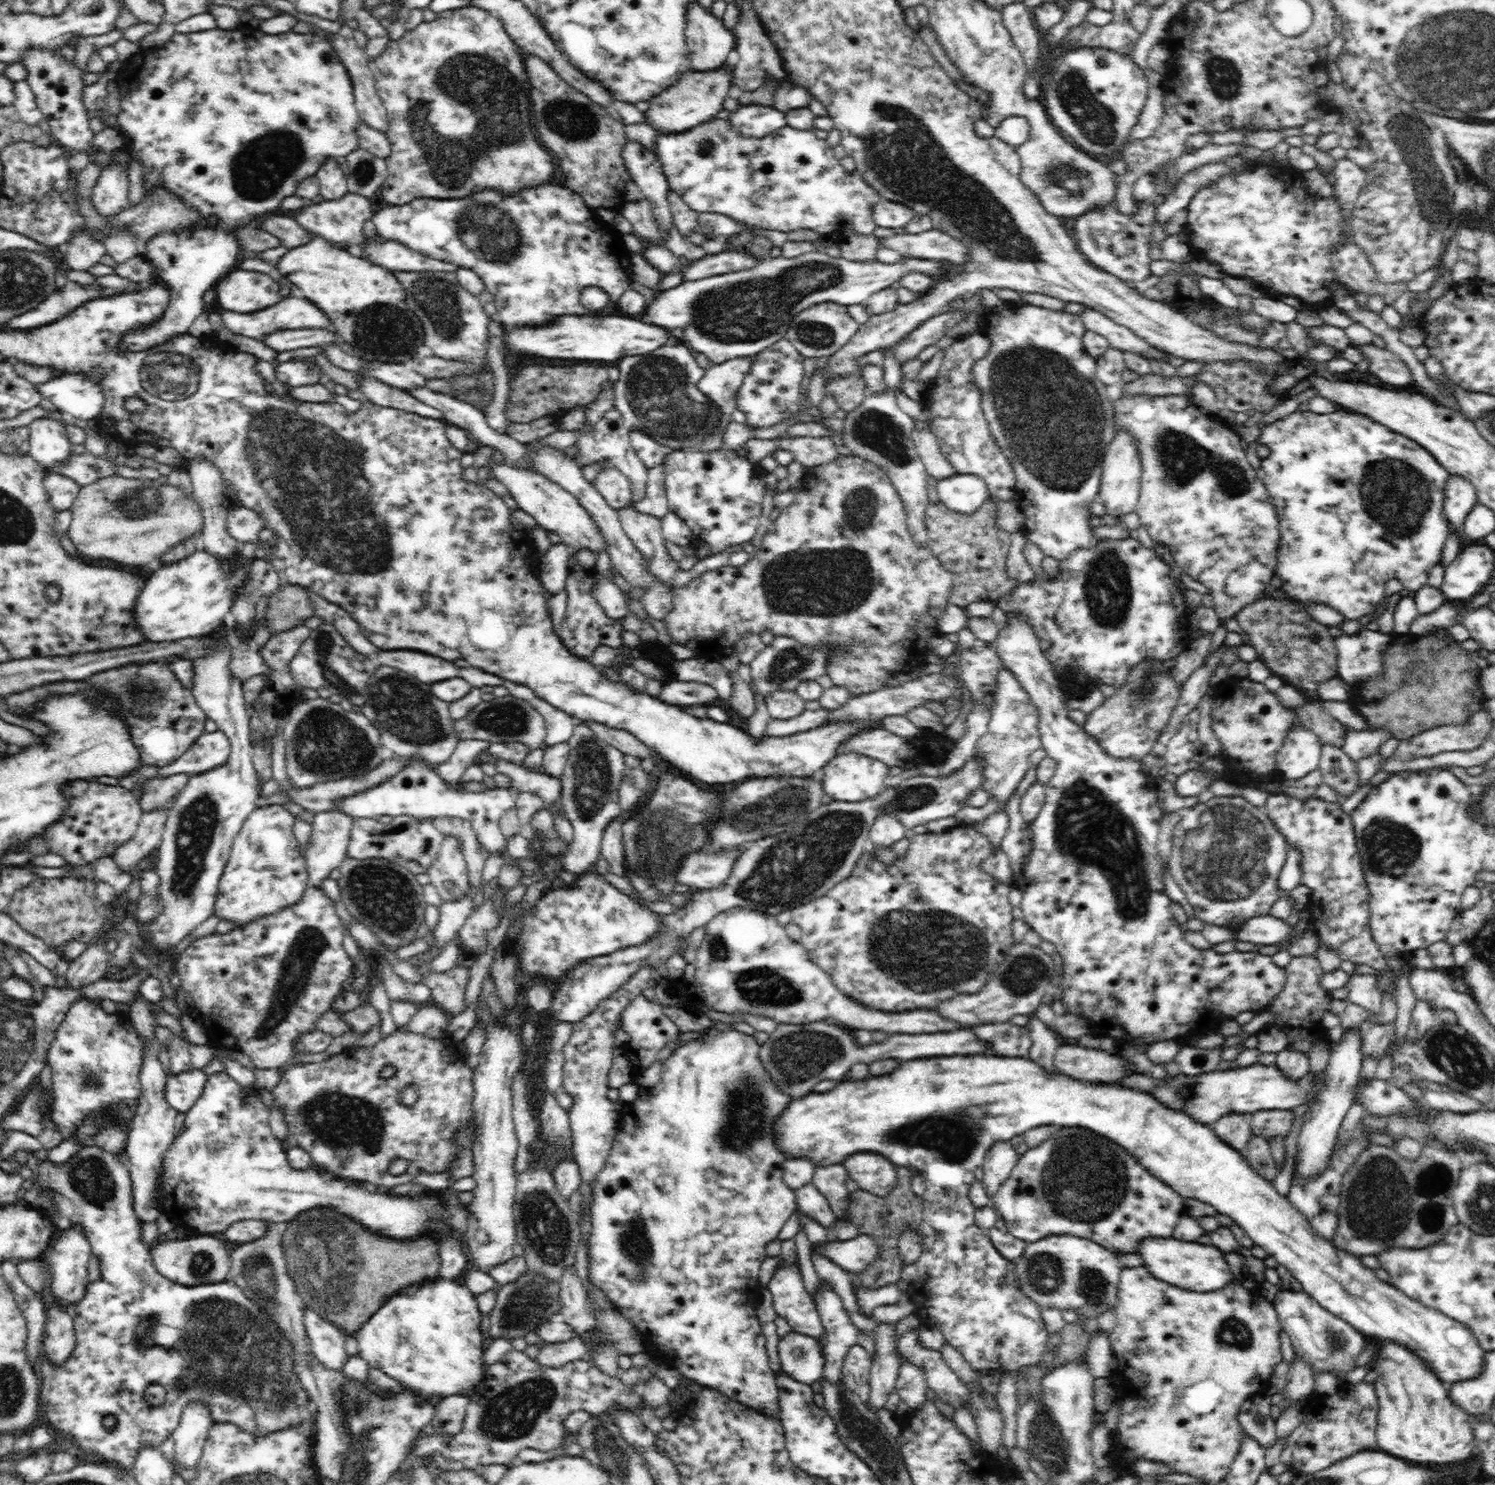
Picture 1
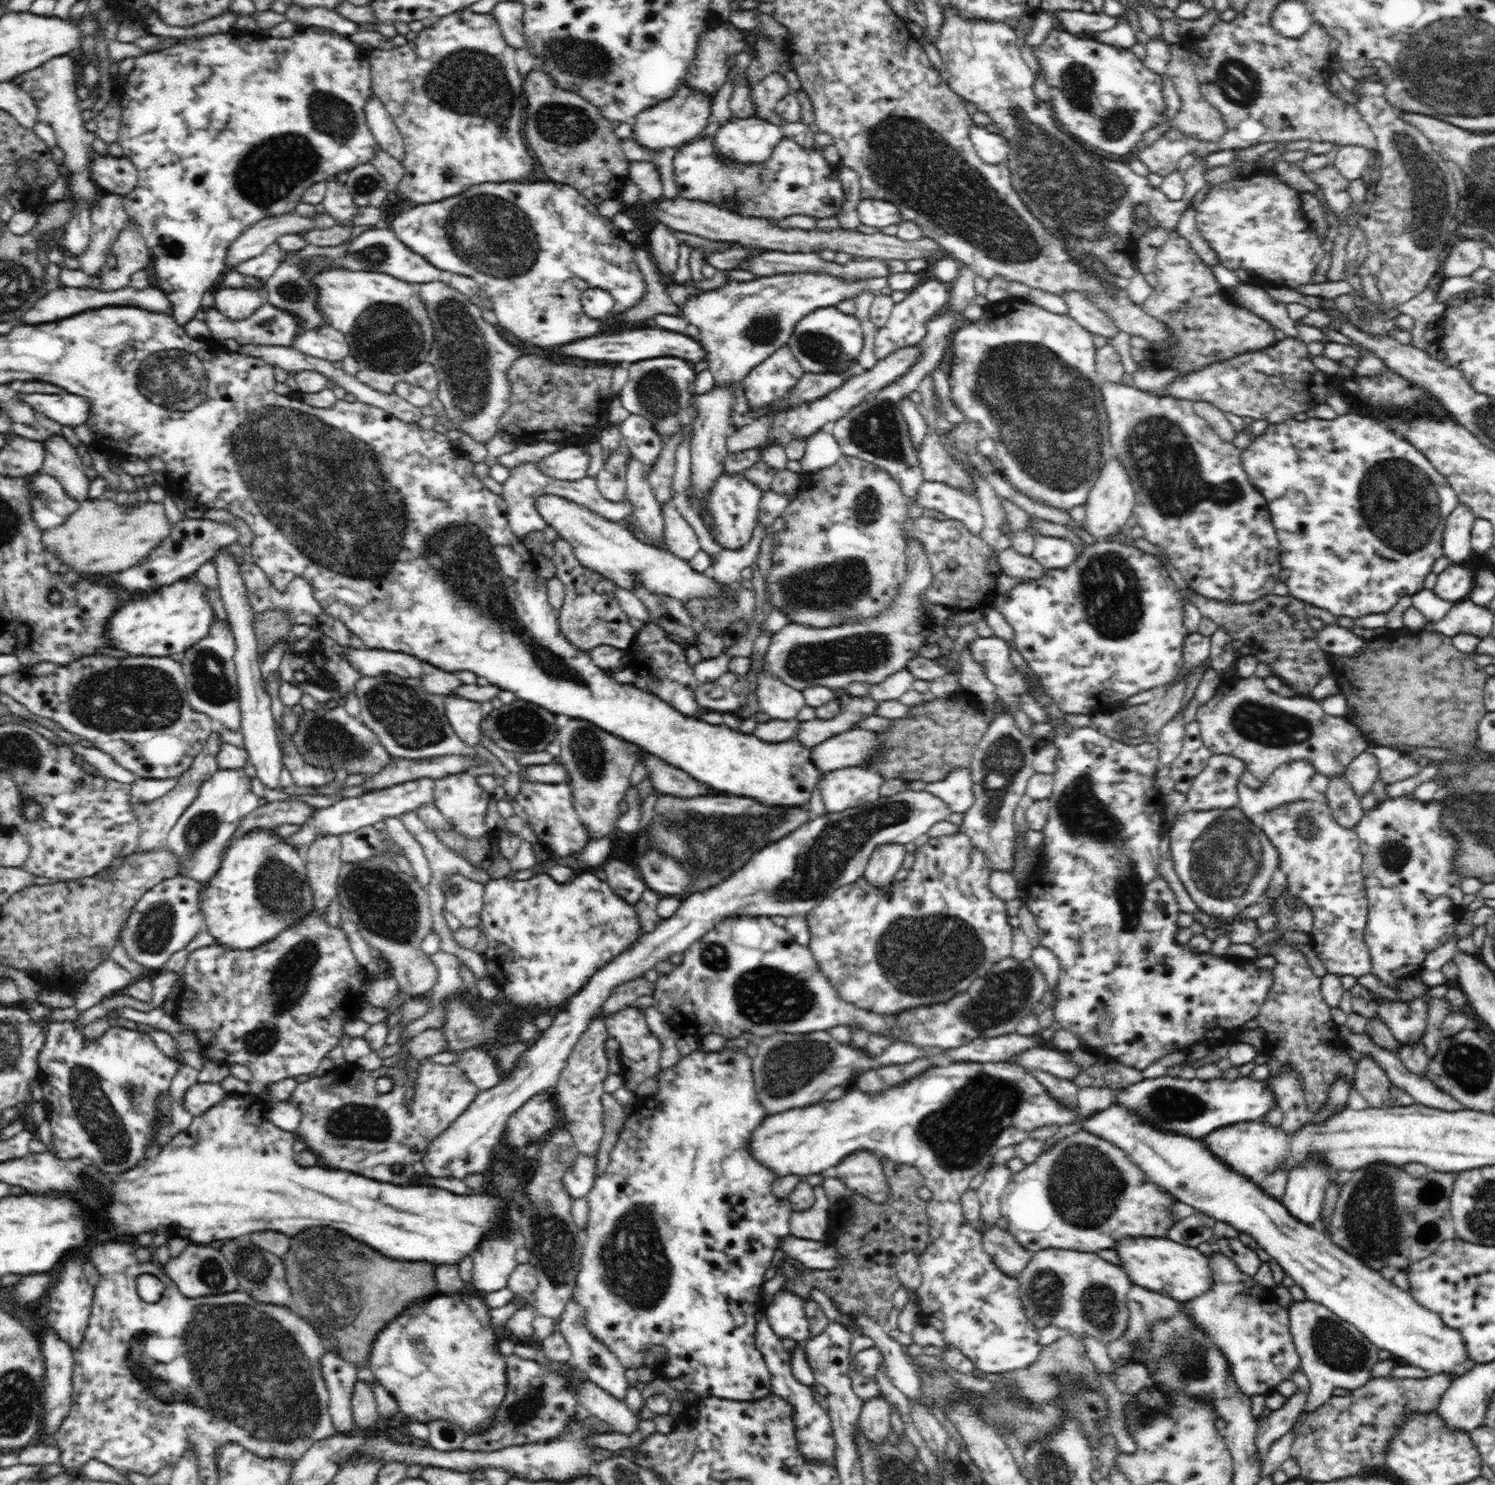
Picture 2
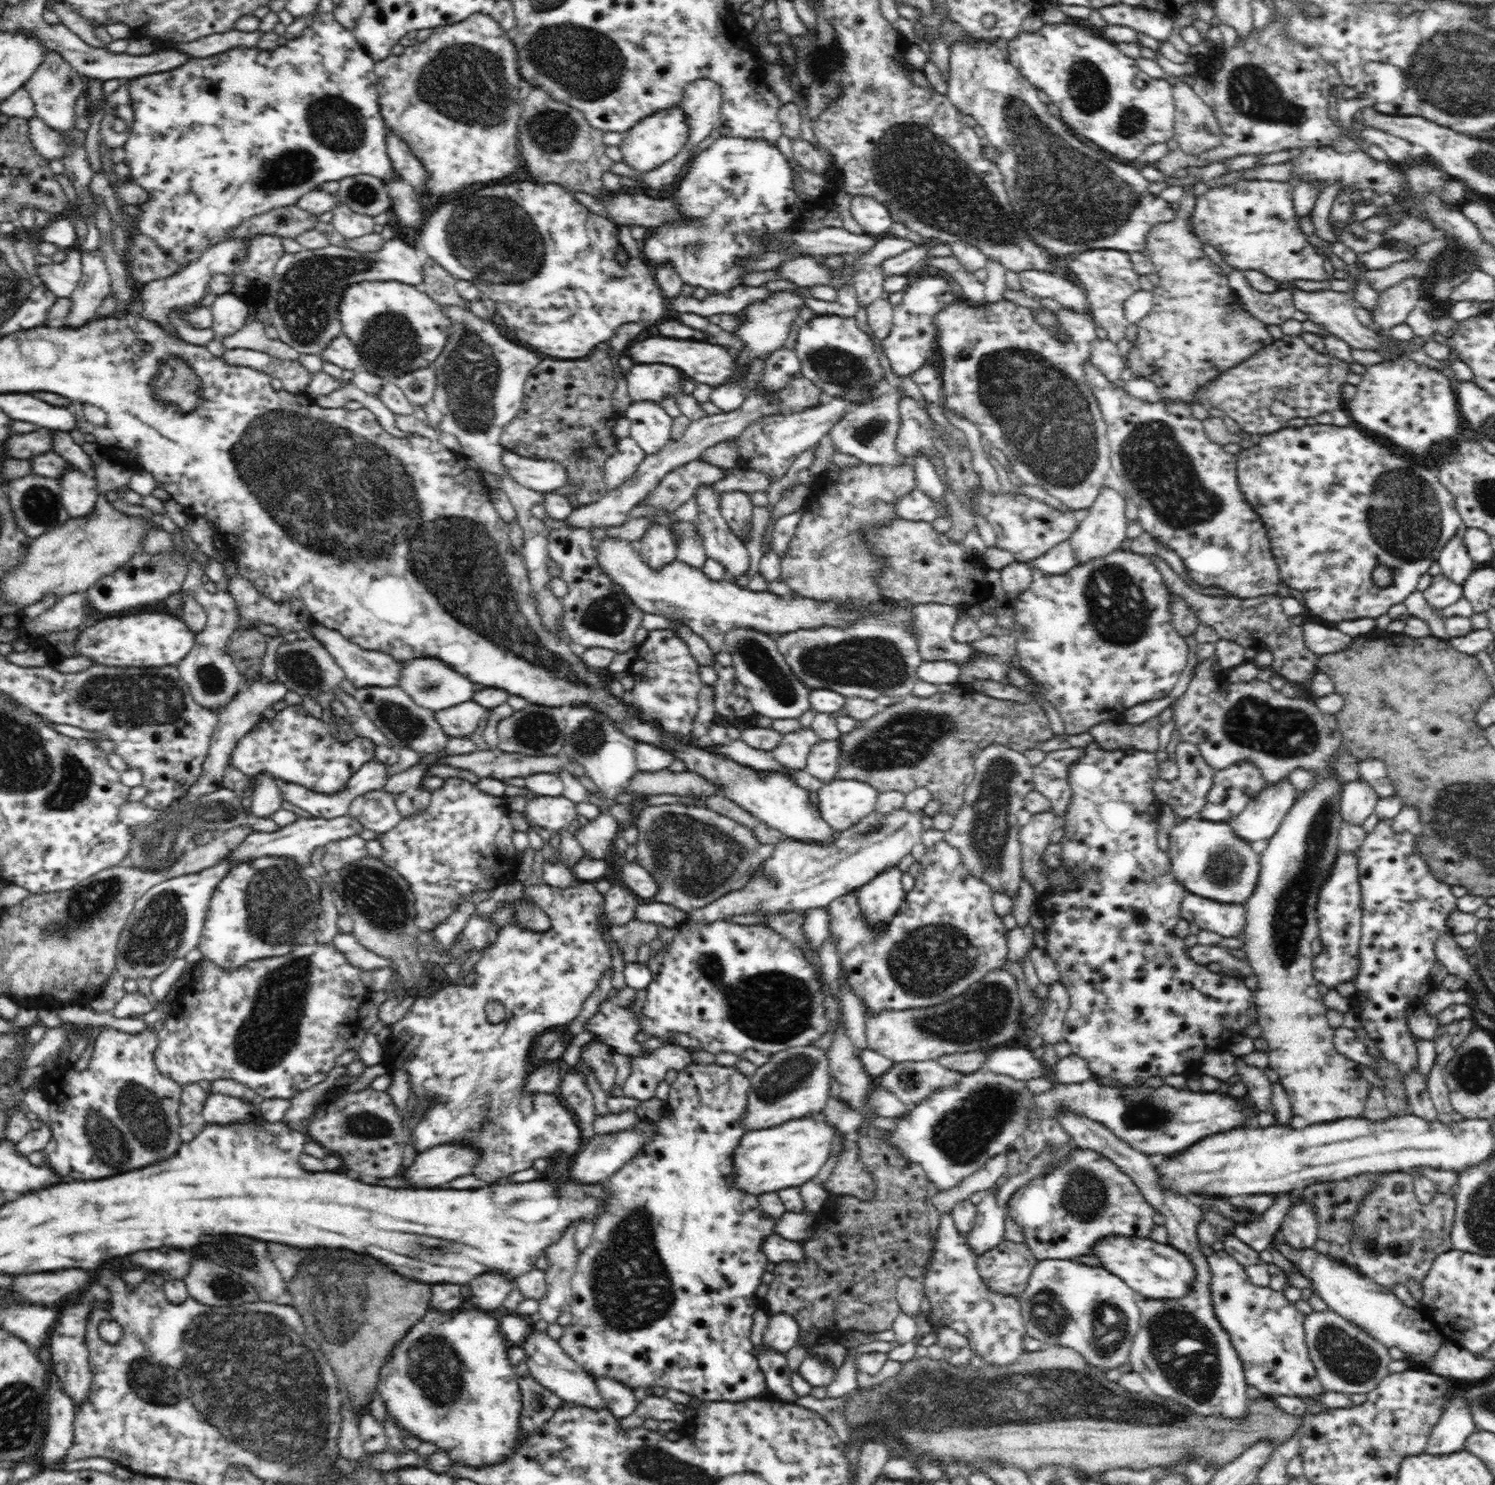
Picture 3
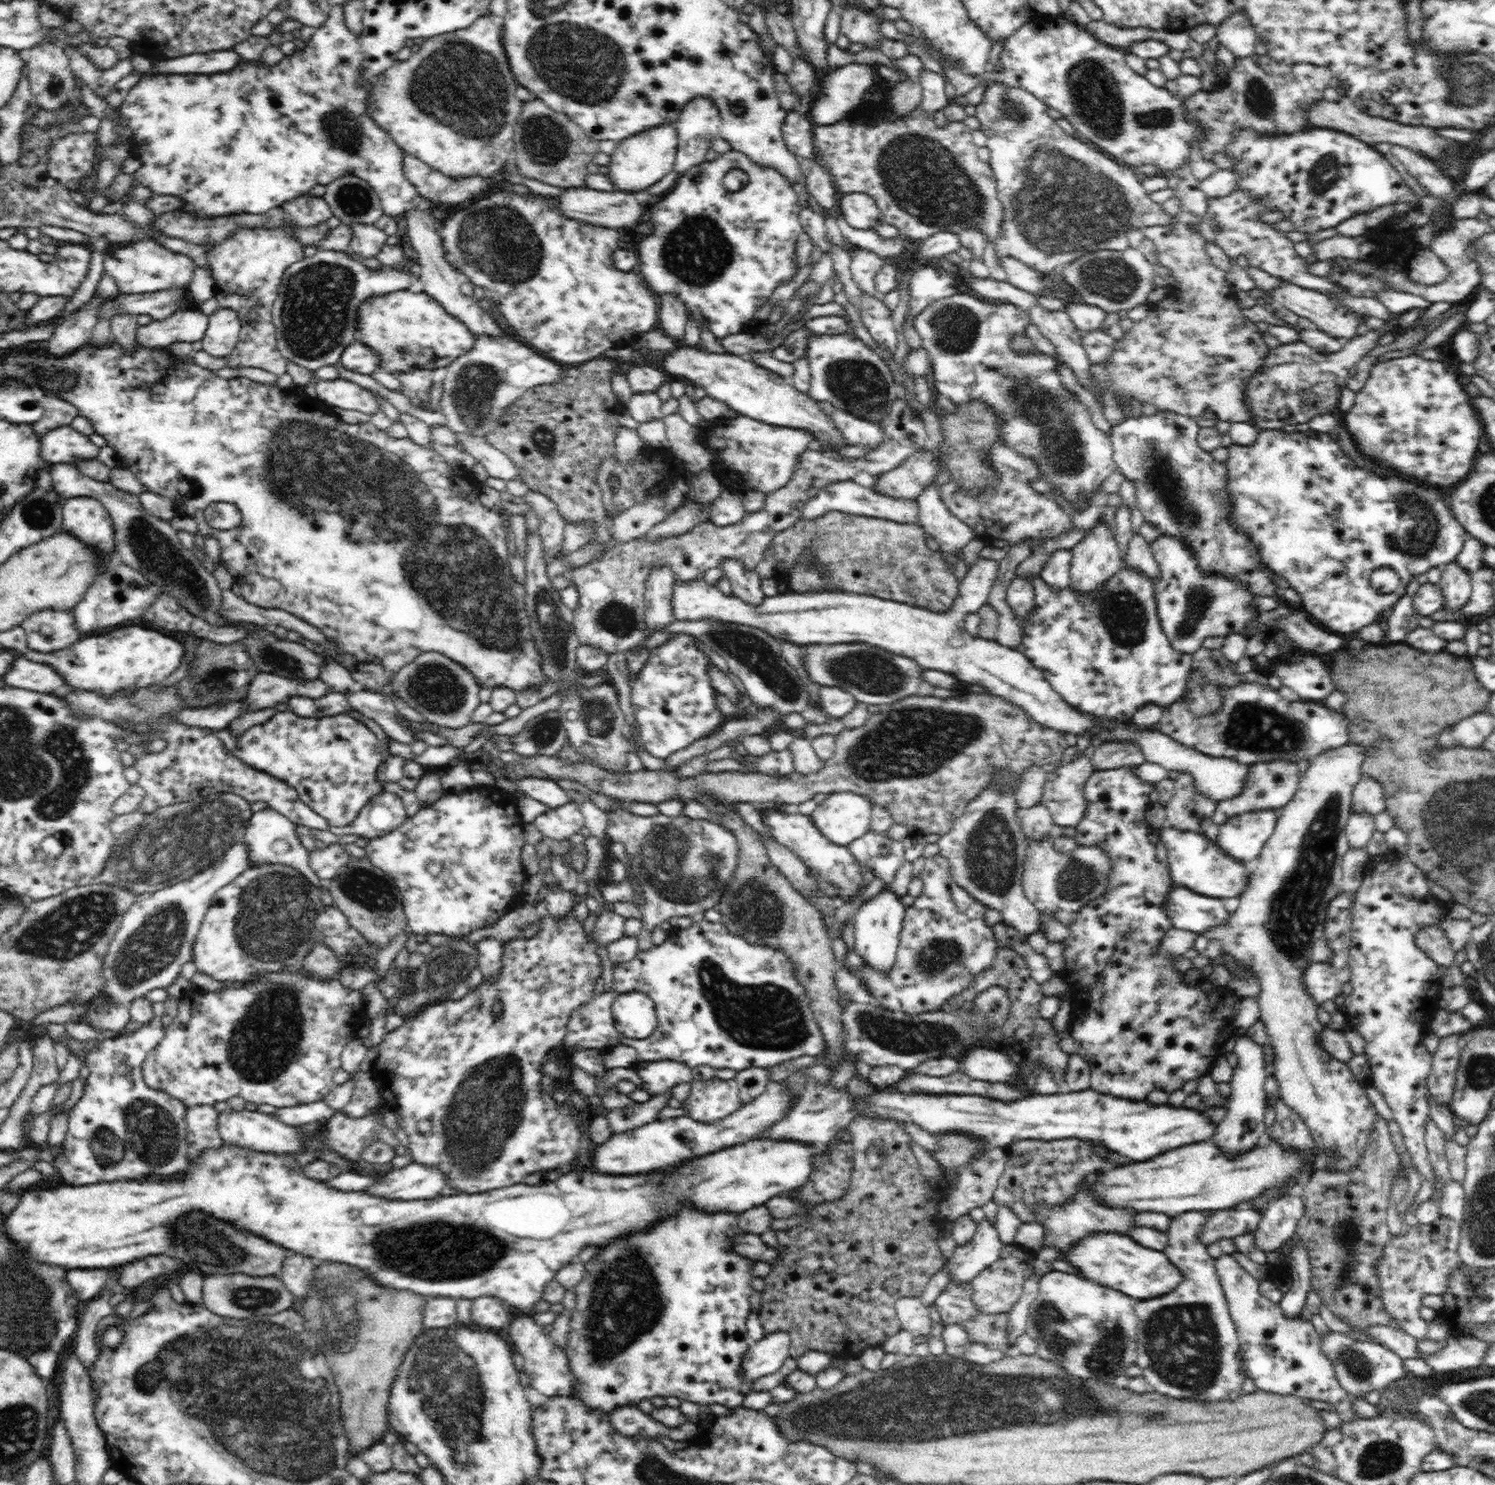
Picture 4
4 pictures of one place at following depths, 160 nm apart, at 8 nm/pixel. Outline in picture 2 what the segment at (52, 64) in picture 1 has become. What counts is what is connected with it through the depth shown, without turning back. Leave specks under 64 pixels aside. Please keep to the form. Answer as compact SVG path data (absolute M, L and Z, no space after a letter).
M92 149L92 160L88 162L93 180L101 190L108 193L130 195L137 188L138 170L125 156L116 158L109 154L100 157Z

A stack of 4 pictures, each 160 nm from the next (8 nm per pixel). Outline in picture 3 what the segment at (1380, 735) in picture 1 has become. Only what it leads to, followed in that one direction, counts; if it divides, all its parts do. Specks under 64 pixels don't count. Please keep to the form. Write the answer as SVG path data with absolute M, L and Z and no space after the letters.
M1359 777L1344 784L1337 798L1341 801L1343 820L1354 826L1363 826L1366 818L1375 812L1379 802L1378 795Z

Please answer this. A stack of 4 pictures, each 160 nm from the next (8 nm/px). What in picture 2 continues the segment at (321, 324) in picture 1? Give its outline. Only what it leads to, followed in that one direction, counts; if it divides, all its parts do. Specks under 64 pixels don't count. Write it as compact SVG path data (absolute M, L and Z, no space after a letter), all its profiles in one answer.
M265 302L260 306L247 320L230 321L225 315L214 308L208 310L204 314L204 321L210 327L210 334L216 340L234 338L240 345L270 345L270 346L286 346L292 345L292 338L295 336L295 330L298 326L298 320L294 316L270 305Z

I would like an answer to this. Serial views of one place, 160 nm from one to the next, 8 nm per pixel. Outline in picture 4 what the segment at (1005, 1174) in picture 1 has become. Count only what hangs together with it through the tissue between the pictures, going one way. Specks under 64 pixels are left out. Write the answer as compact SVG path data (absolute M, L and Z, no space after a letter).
M982 1219L976 1234L964 1246L958 1246L948 1258L950 1281L968 1283L977 1278L986 1268L997 1262L1003 1243L990 1220Z

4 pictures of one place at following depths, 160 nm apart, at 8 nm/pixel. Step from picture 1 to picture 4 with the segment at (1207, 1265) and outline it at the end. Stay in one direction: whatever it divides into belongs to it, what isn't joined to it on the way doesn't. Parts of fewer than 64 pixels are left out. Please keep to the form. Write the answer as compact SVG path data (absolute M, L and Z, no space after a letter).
M1100 1232L1100 1234L1090 1234L1084 1240L1078 1240L1066 1254L1064 1260L1076 1266L1076 1270L1086 1278L1092 1280L1100 1286L1108 1286L1112 1290L1120 1290L1126 1296L1146 1300L1162 1296L1182 1282L1180 1271L1172 1265L1172 1262L1162 1254L1154 1252L1150 1248L1144 1248L1136 1244L1128 1236L1120 1236L1114 1232Z

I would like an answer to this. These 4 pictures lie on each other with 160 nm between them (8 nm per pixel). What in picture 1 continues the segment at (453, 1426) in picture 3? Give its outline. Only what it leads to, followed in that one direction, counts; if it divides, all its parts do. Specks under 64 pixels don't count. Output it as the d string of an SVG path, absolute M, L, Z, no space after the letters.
M440 1276L428 1281L404 1286L396 1290L382 1308L378 1308L368 1322L356 1330L359 1356L372 1368L379 1368L384 1374L399 1382L403 1388L409 1388L421 1395L446 1398L454 1394L470 1395L485 1380L490 1371L496 1368L484 1366L484 1338L480 1331L478 1301L473 1292L460 1281L452 1281Z

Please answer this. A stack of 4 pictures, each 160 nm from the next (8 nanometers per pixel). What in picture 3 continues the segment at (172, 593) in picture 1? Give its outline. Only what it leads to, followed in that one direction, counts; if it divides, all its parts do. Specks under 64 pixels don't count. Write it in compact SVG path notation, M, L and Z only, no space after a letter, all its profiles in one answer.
M139 610L103 618L96 618L84 628L75 642L75 646L78 646L76 655L90 659L94 665L122 668L177 667L195 643L196 635L186 627L180 614L172 614L168 610Z

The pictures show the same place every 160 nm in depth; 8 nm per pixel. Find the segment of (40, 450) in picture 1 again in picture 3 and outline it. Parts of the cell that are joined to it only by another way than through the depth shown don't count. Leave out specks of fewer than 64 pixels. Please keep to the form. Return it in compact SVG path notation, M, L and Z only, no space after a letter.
M68 464L66 472L58 478L58 484L61 488L62 504L71 518L92 514L100 495L93 475Z

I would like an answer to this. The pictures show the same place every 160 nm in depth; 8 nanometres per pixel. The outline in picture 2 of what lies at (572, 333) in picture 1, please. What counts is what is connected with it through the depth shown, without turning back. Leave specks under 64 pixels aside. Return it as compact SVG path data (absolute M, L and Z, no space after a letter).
M620 328L614 334L600 334L600 336L590 336L590 338L578 338L574 344L560 346L560 354L566 356L578 356L586 360L610 360L615 364L628 365L630 362L640 362L648 358L662 358L662 356L676 356L682 360L692 362L706 362L706 349L692 340L690 336L678 334L678 332L666 332L660 328L642 328L642 330L632 330L632 328Z

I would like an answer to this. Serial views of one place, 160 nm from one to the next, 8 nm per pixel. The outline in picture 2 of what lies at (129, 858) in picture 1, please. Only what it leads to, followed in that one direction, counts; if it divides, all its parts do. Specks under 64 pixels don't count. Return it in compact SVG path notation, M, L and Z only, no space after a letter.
M213 733L208 740L204 743L202 750L198 753L198 756L194 757L194 762L192 766L178 778L178 782L168 794L148 803L132 803L133 813L138 819L141 834L139 840L141 846L146 851L157 850L160 846L162 840L166 840L168 832L174 828L178 818L182 816L182 812L188 808L188 806L194 803L194 800L199 798L199 790L214 776L214 772L220 770L220 765L218 765L218 759L216 759L216 754L220 752L220 744L222 740L220 739L220 734Z

